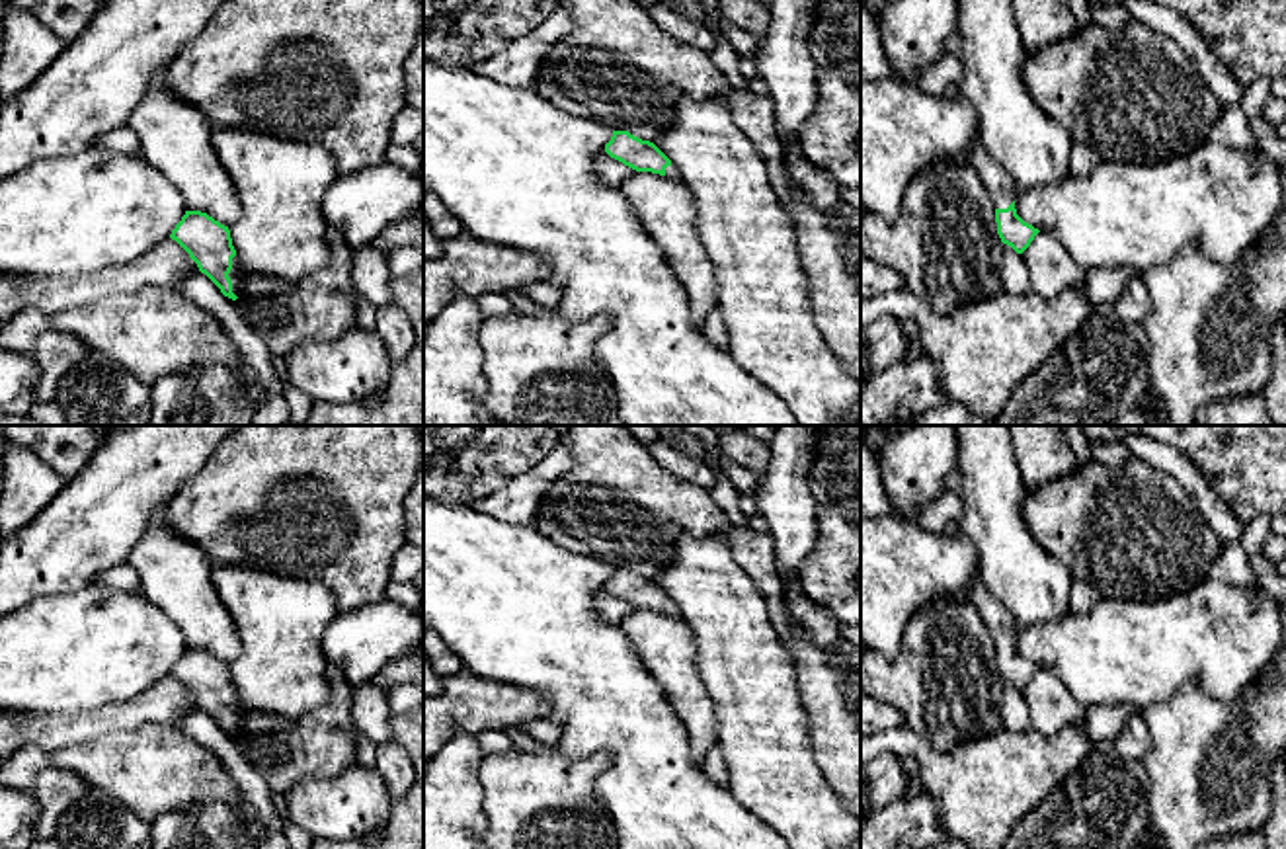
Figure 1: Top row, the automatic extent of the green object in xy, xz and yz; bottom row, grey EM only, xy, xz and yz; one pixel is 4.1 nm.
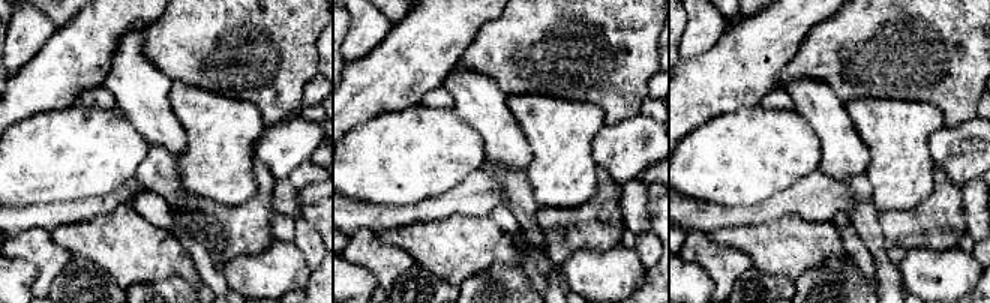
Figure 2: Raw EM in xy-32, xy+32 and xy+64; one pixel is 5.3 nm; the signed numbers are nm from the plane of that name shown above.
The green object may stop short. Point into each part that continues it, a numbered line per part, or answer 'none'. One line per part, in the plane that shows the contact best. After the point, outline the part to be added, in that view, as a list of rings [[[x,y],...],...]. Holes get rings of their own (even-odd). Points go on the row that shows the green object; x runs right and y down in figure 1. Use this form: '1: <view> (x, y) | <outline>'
1: xy (237, 272) | [[[238,256],[232,258],[232,269],[228,273],[230,281],[232,281],[232,293],[234,295],[240,295],[242,293],[242,287],[240,287],[240,277],[244,275],[244,265],[240,262]]]
2: yz (1000, 186) | [[[980,141],[972,142],[972,168],[984,182],[985,193],[995,209],[1007,209],[1017,193],[1017,185],[1009,172],[987,154]]]

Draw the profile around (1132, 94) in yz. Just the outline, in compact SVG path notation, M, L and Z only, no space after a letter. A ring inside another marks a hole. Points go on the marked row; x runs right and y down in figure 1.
M1136 20L1120 29L1091 21L1077 27L1071 37L1026 53L1023 78L1034 103L1060 123L1073 142L1089 146L1101 160L1110 162L1159 164L1183 156L1208 141L1212 125L1222 115L1222 103L1183 47Z

